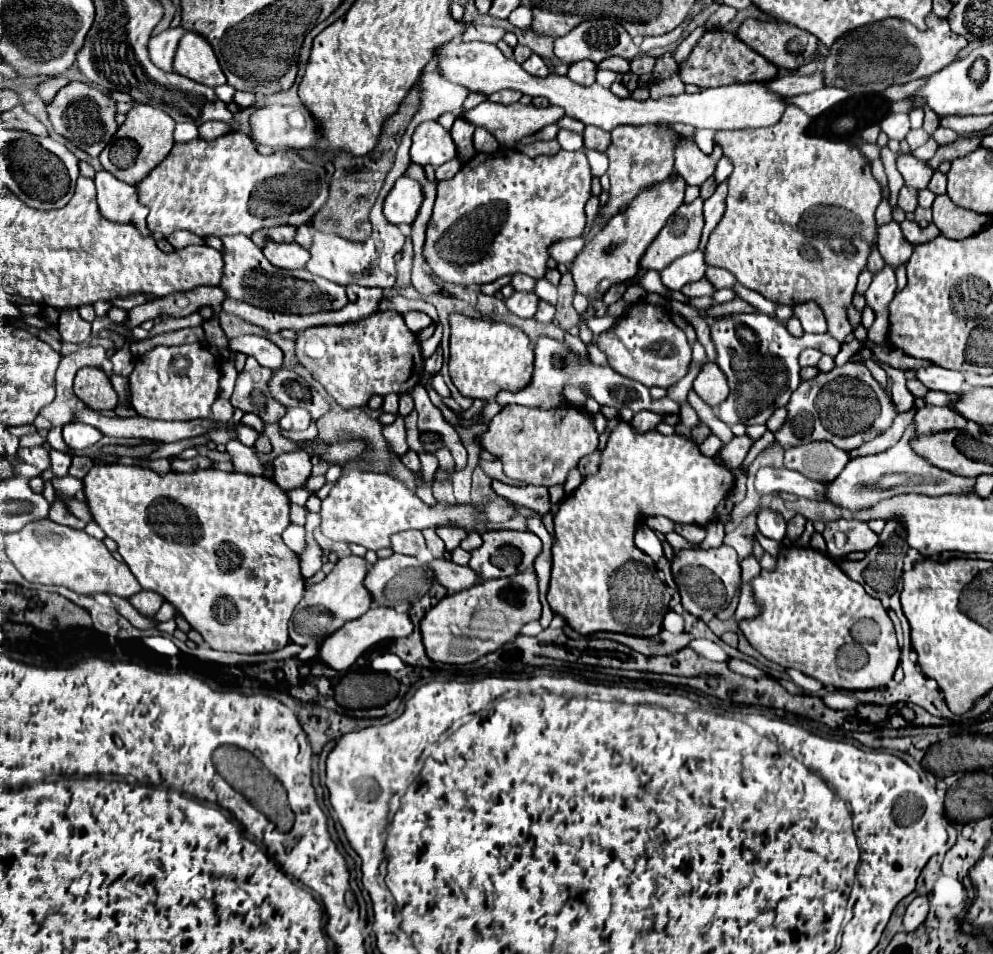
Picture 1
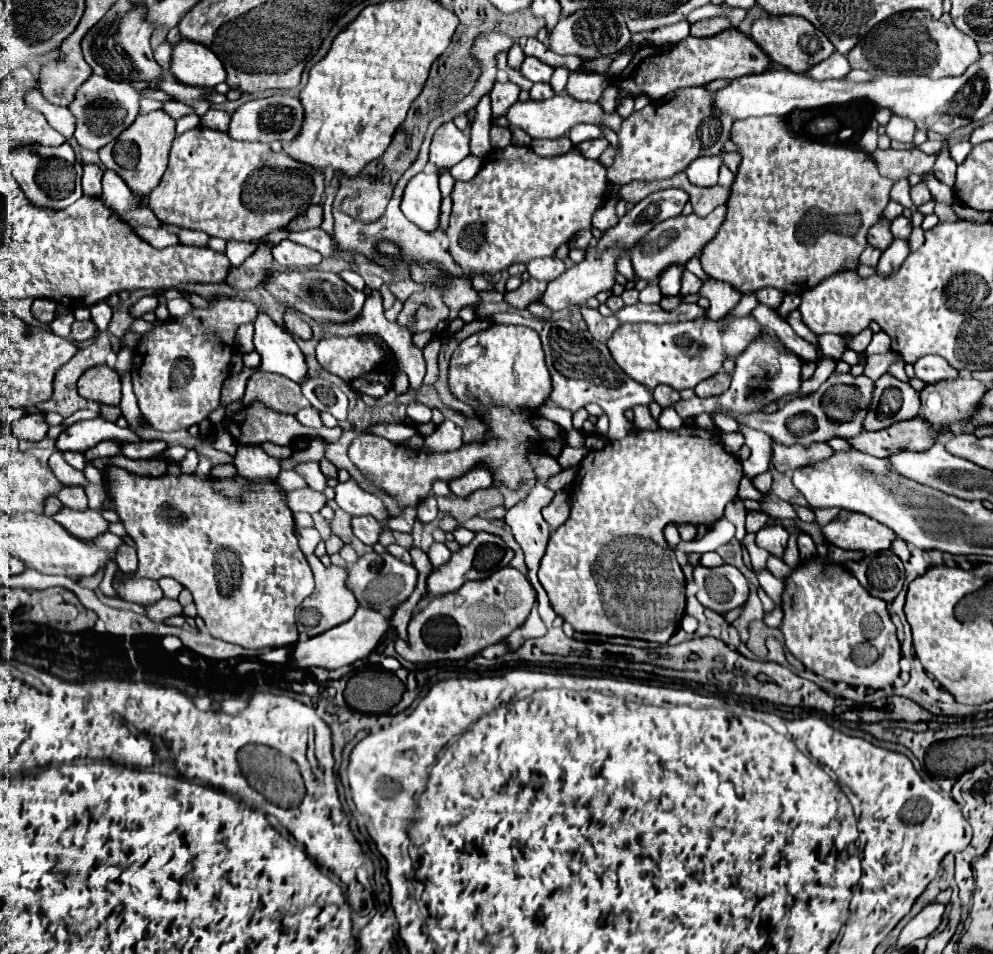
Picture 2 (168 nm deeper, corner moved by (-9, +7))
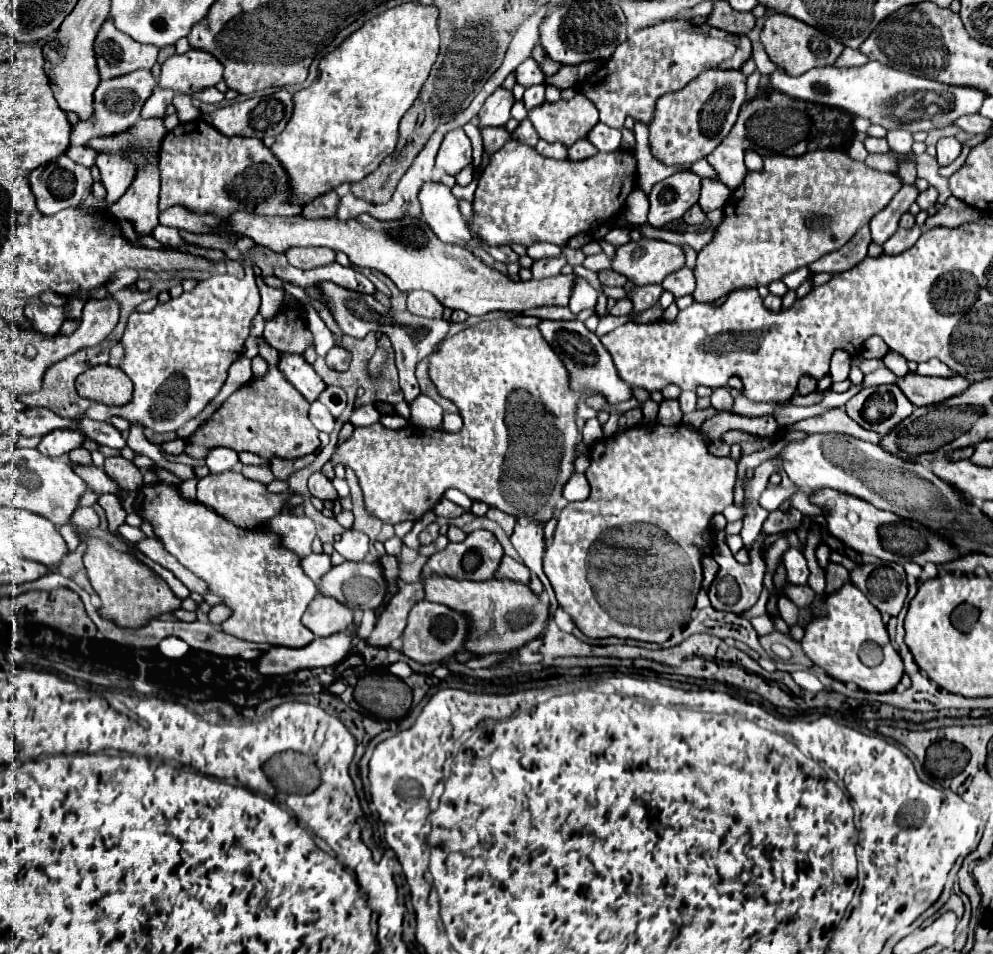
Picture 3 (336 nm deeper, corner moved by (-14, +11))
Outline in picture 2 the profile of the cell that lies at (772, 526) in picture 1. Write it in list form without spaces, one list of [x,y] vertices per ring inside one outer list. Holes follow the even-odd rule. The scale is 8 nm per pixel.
[[[779,524],[765,526],[763,530],[757,532],[757,546],[765,548],[767,552],[771,552],[779,558],[781,558],[785,546],[787,546],[787,540],[789,540],[789,532]]]

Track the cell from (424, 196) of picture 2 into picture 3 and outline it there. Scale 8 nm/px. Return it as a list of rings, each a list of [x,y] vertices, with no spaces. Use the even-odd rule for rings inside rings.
[[[424,184],[420,190],[420,202],[422,202],[422,218],[428,222],[428,226],[440,236],[440,240],[446,242],[464,242],[468,244],[472,240],[470,228],[466,218],[460,214],[458,198],[450,192],[444,184]]]

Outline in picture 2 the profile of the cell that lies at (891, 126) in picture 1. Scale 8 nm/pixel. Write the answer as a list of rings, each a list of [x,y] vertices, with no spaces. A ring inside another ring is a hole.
[[[891,116],[889,124],[887,124],[887,136],[891,140],[897,140],[897,142],[913,142],[913,134],[915,134],[915,122],[909,120],[909,118],[903,118],[903,116]]]

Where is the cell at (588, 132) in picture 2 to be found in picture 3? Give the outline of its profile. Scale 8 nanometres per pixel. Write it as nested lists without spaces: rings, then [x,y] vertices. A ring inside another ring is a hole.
[[[598,122],[590,132],[588,132],[588,140],[600,150],[600,152],[612,152],[620,148],[620,138],[622,132],[616,128],[610,128],[602,122]]]

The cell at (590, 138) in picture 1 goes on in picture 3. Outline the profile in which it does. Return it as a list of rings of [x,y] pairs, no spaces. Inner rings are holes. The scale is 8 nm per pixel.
[[[578,140],[574,146],[570,146],[568,150],[568,160],[584,160],[594,156],[598,150],[592,148],[592,144],[588,140]]]

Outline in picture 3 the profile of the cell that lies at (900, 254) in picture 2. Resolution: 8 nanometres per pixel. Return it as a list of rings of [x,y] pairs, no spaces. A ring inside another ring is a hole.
[[[914,226],[914,228],[910,228],[910,230],[898,228],[898,230],[894,232],[894,236],[888,238],[888,240],[882,244],[884,254],[900,254],[900,252],[912,248],[912,246],[916,244],[916,240],[920,238],[920,234],[922,234],[922,230],[920,230],[918,226]]]

